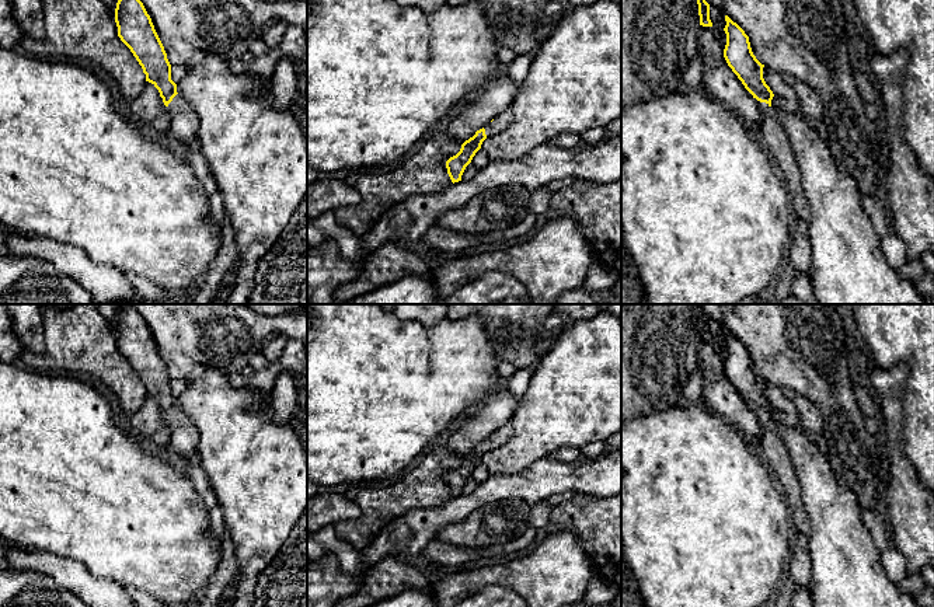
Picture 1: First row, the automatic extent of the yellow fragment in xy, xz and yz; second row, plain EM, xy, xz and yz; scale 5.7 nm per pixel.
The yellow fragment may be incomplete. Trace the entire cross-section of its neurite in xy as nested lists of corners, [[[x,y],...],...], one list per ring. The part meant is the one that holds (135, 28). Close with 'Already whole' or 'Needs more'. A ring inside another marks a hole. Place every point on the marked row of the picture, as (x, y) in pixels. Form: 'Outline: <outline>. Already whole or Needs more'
Outline: [[[118,0],[115,8],[118,36],[130,49],[170,111],[170,125],[165,132],[184,143],[196,140],[199,118],[191,104],[178,95],[171,80],[171,64],[164,46],[154,29],[150,15],[140,0]]]. Needs more

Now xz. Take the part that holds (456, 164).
Outline: [[[508,108],[501,115],[498,115],[492,122],[489,122],[485,128],[477,130],[473,137],[470,137],[461,144],[460,151],[446,161],[447,174],[453,184],[461,181],[461,175],[466,167],[471,163],[475,153],[481,149],[482,142],[488,136],[505,130],[508,125],[512,122],[512,119],[513,115]]]. Needs more

